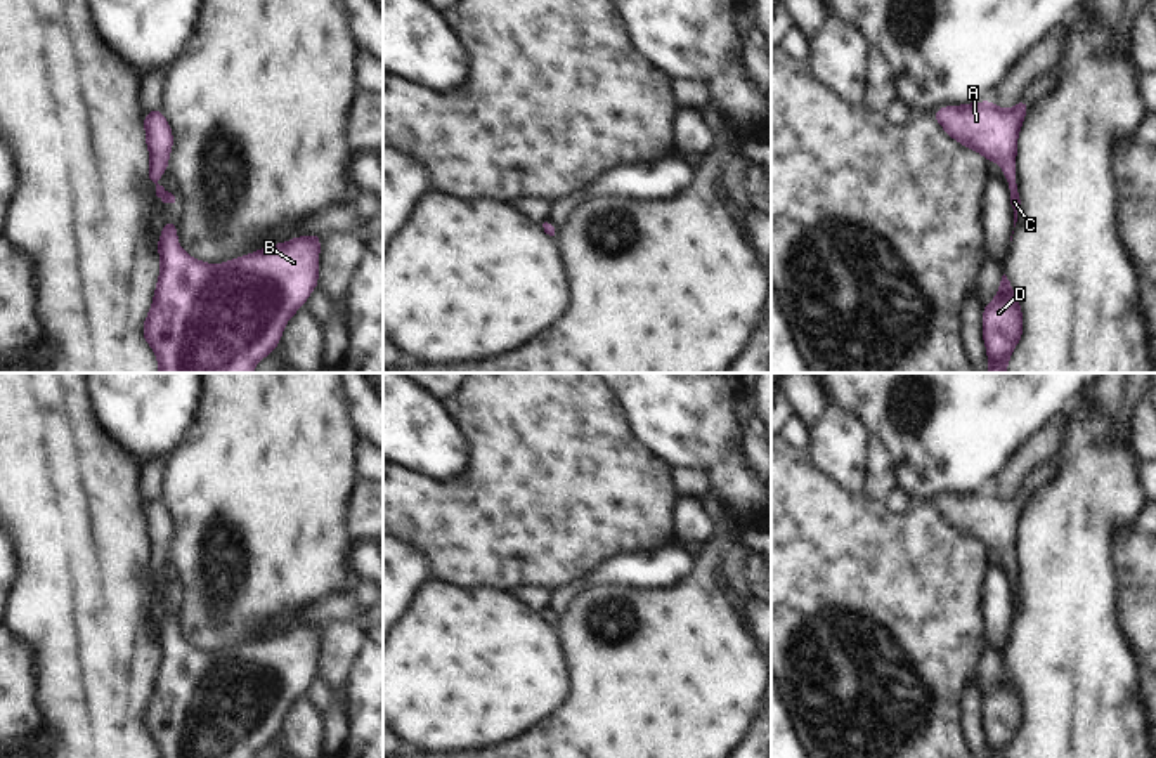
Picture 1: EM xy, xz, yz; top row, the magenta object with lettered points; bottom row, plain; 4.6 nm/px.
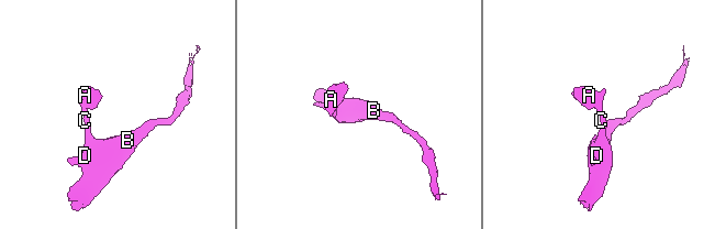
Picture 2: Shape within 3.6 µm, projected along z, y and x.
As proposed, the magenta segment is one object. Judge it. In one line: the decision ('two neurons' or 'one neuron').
one neuron

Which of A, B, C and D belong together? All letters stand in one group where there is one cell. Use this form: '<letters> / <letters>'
A B C D

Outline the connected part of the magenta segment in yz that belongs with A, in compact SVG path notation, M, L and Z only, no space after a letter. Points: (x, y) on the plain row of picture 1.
M1021 487L1010 498L1000 498L995 489L941 494L932 501L941 517L964 536L981 541L984 548L997 550L1009 571L1014 616L1021 595L1019 572L1014 569L1017 557L1017 527L1029 493Z

